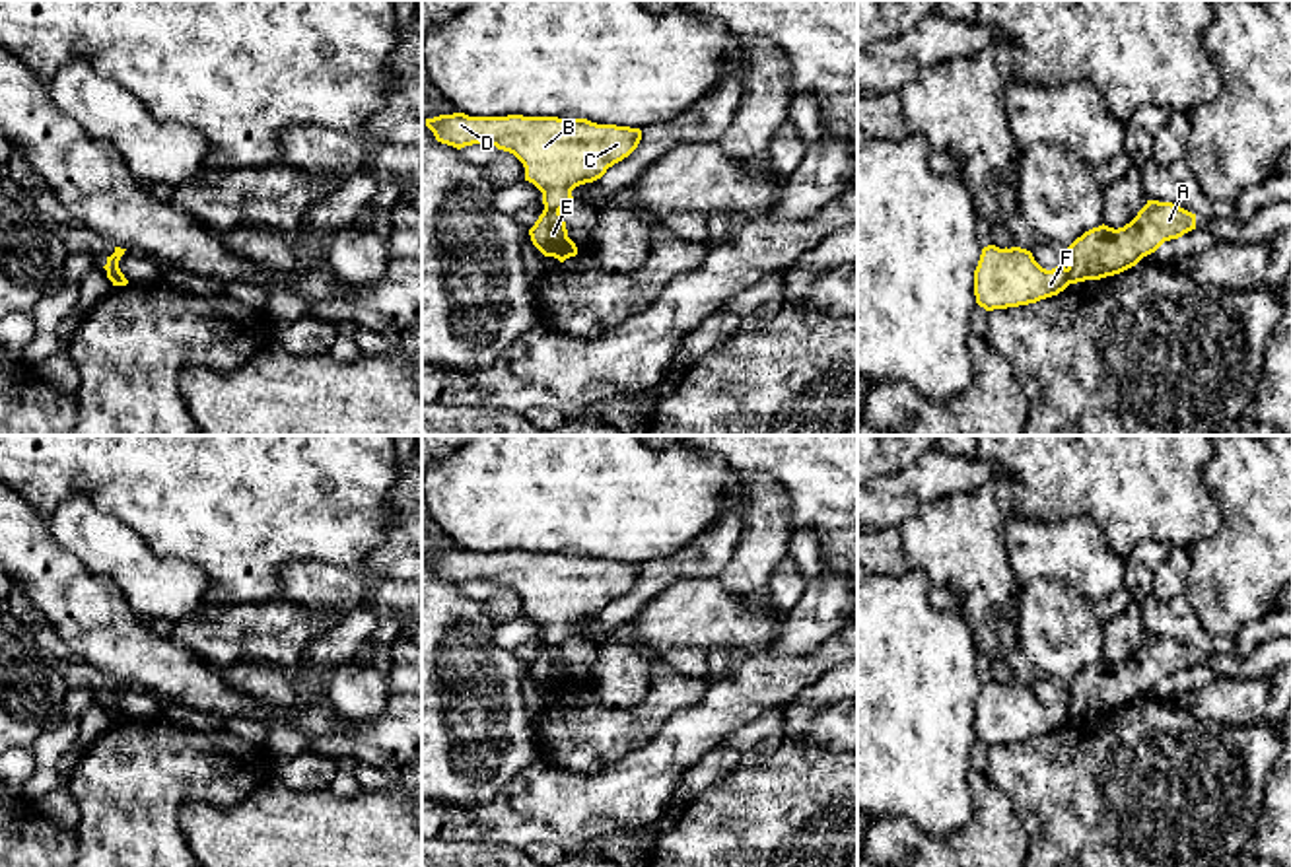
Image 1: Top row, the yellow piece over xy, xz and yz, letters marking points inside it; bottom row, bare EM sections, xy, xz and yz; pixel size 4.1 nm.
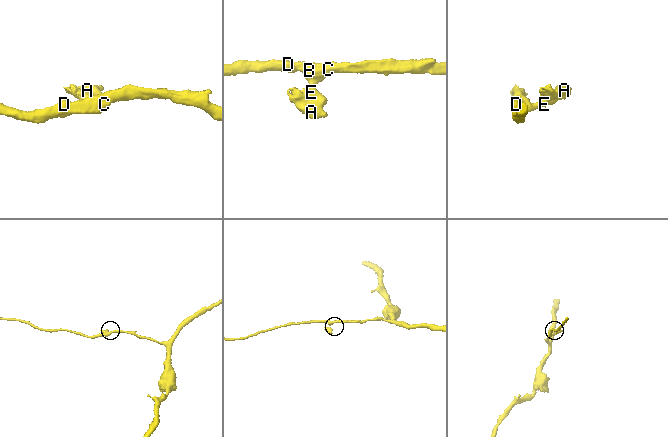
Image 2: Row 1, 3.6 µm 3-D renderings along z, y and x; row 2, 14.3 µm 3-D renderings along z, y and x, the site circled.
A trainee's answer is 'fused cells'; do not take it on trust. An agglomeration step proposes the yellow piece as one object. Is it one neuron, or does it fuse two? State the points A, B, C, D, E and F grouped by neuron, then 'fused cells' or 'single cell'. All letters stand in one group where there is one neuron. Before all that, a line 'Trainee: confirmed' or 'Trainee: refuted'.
Trainee: confirmed
A E / B C D F; fused cells

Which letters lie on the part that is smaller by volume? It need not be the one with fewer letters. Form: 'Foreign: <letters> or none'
Foreign: A, E

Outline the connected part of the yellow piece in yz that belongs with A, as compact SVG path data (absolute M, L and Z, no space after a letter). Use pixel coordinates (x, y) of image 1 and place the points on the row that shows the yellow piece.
M1147 200L1124 227L1099 225L1067 247L1069 284L1100 280L1135 266L1165 241L1196 229L1196 214L1172 204Z

